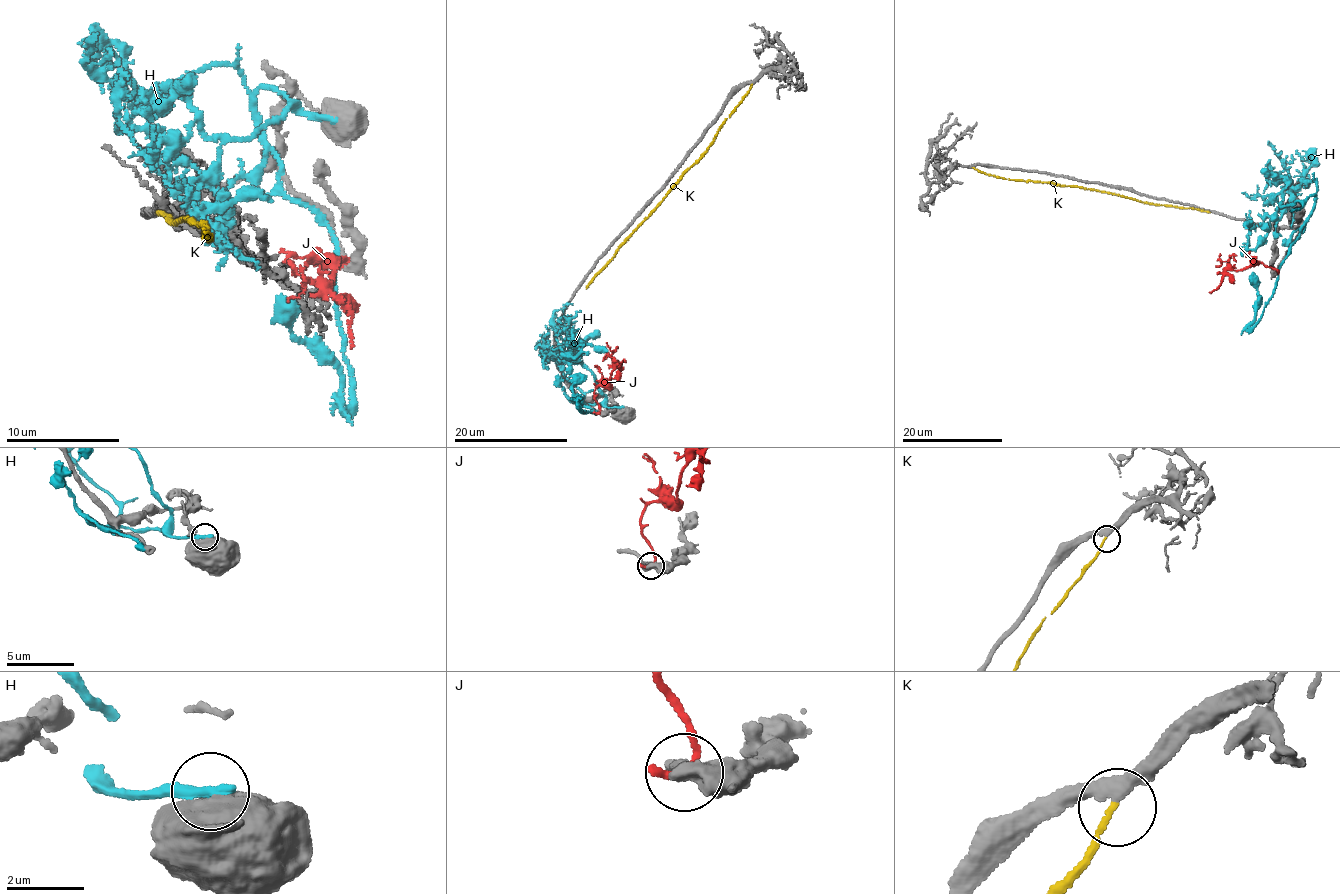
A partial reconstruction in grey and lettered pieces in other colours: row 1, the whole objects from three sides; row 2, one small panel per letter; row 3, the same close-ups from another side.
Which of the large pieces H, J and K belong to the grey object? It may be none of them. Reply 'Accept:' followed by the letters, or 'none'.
Accept: K

